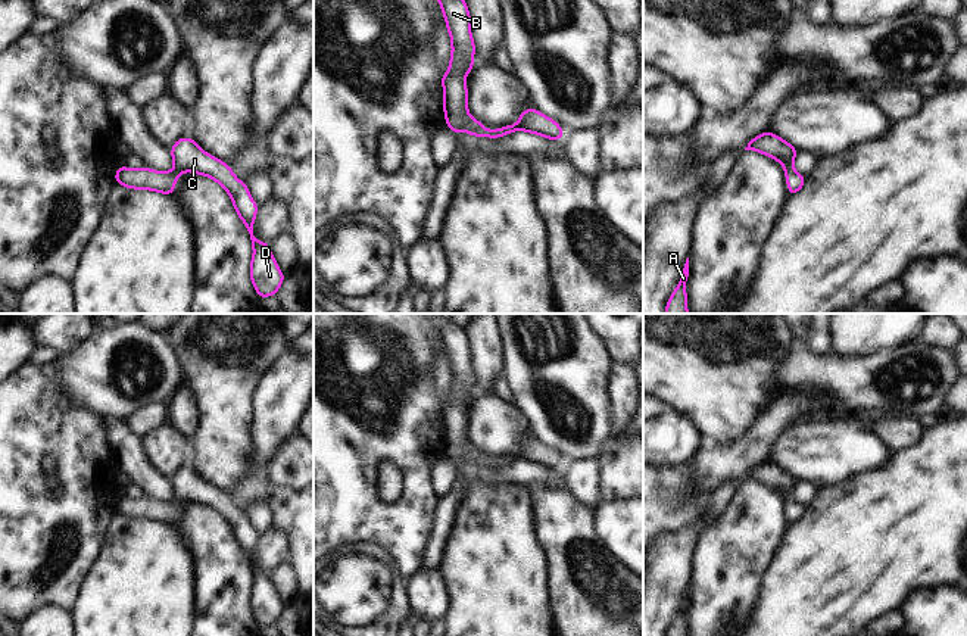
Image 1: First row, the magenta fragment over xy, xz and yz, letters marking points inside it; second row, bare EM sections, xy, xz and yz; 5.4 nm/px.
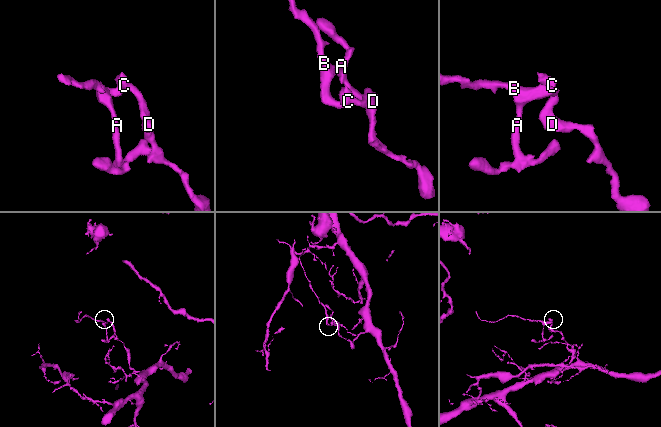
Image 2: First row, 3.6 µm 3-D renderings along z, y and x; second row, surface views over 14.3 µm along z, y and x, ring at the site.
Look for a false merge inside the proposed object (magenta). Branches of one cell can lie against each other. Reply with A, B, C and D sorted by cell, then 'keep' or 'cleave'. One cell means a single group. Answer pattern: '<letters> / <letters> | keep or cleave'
A B C D | keep

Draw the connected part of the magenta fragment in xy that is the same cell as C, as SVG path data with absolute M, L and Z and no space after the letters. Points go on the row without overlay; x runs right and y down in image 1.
M181 467L171 477L174 498L168 502L149 499L130 499L121 495L115 504L115 512L135 520L152 520L171 526L175 520L175 511L183 502L194 502L206 505L216 511L231 527L233 536L244 552L253 577L253 589L250 590L250 610L259 627L275 626L286 605L280 601L272 583L271 574L259 571L253 565L253 554L259 536L250 526L244 512L241 512L231 501L230 495L203 481L200 476L191 470Z

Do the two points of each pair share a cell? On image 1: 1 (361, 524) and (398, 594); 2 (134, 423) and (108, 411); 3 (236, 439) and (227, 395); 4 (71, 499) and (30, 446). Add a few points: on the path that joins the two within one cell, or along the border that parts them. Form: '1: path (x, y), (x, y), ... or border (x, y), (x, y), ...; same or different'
1: border (364, 541), (381, 541), (395, 566); different
2: border (158, 405), (143, 405), (124, 421); different
3: path (227, 429), (227, 405); same
4: path (71, 482), (71, 468), (47, 446); same

